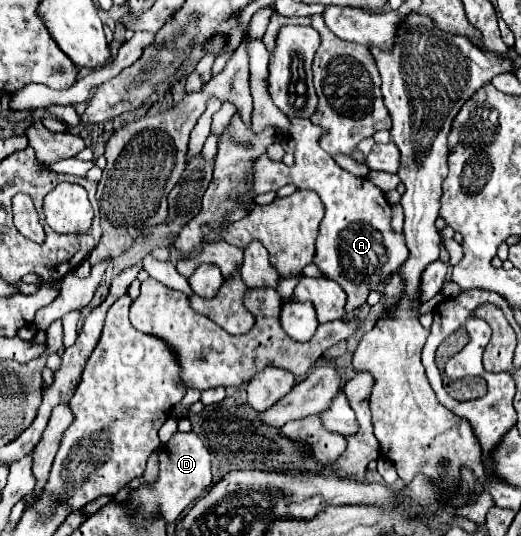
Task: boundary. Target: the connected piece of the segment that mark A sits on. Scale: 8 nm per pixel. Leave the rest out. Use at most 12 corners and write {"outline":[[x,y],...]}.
{"outline":[[291,120],[295,164],[255,160],[253,192],[285,184],[325,206],[315,264],[365,304],[407,258],[391,206]]}

